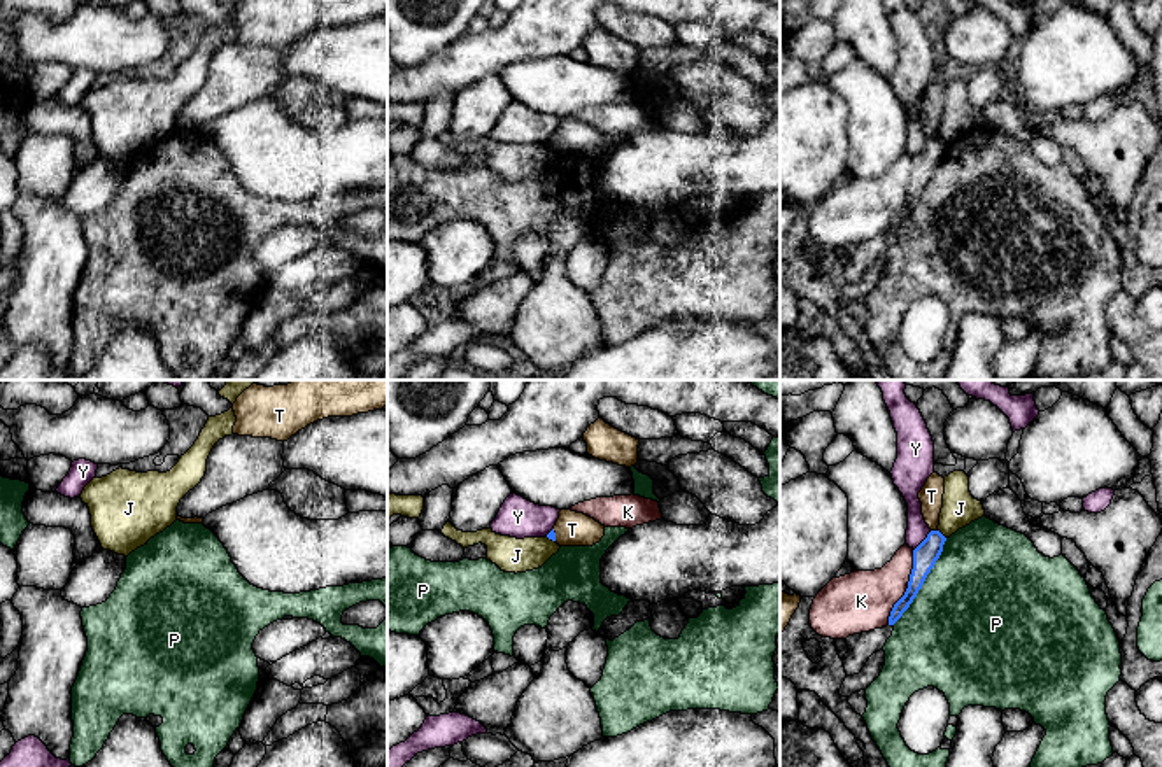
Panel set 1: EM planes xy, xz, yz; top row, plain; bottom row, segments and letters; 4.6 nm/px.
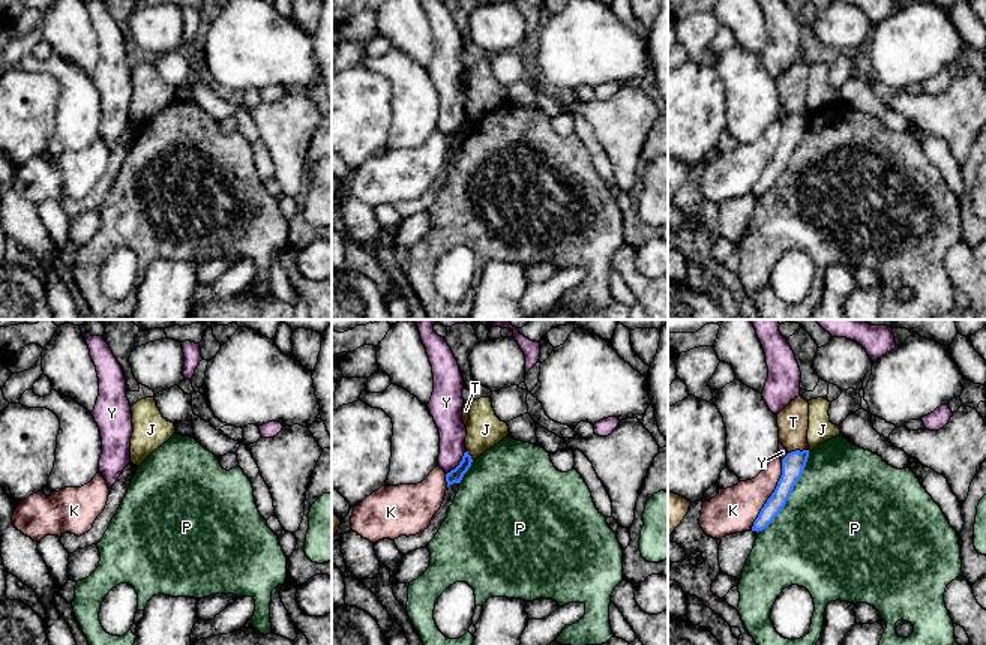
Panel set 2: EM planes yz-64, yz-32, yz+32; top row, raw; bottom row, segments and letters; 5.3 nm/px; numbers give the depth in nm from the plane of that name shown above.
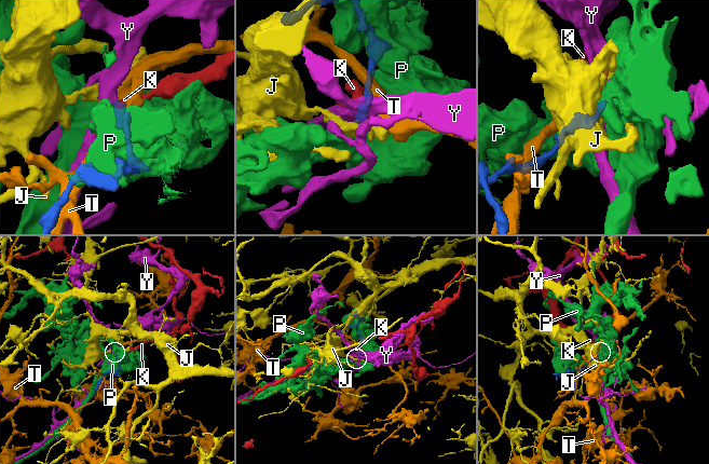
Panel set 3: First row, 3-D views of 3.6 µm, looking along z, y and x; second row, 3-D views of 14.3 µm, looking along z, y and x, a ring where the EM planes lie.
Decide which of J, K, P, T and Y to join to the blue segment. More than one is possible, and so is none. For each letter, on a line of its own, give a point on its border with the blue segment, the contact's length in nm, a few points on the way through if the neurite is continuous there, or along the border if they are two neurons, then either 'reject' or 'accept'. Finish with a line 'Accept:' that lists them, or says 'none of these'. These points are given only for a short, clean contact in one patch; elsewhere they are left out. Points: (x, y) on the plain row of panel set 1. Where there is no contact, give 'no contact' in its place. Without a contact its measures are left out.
J: contact yz (942, 142); length 60 nm; border yz (938, 137), (945, 146); reject
K: contact yz (908, 195); length 360 nm; reject
P: contact yz (924, 188); length 480 nm; reject
T: contact yz (935, 139); length 30 nm; reject
Y: contact yz (922, 149); length 130 nm; border yz (931, 139), (914, 158); reject
Accept: none of these

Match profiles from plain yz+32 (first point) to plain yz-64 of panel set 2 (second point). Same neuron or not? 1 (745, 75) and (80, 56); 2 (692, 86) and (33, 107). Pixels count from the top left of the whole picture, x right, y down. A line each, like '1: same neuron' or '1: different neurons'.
1: different neurons
2: same neuron

